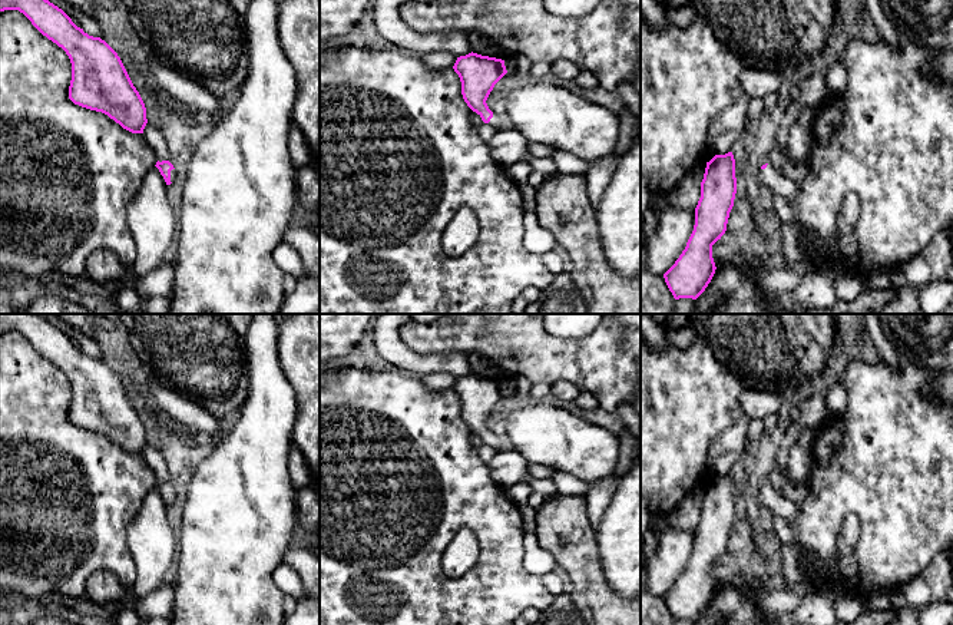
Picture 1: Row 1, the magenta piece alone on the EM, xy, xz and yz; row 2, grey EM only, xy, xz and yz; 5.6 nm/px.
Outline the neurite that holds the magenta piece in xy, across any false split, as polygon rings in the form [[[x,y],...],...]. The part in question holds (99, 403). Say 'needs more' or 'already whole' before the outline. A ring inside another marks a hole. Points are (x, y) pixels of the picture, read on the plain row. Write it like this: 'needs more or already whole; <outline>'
already whole; [[[0,314],[0,333],[19,331],[49,361],[62,368],[72,384],[69,420],[82,429],[102,433],[132,454],[143,454],[148,444],[145,424],[118,374],[100,358],[89,357],[40,314]]]

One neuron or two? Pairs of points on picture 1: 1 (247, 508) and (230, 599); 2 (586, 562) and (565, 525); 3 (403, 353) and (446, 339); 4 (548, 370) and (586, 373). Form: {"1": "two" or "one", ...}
{"1": "one", "2": "one", "3": "two", "4": "one"}

